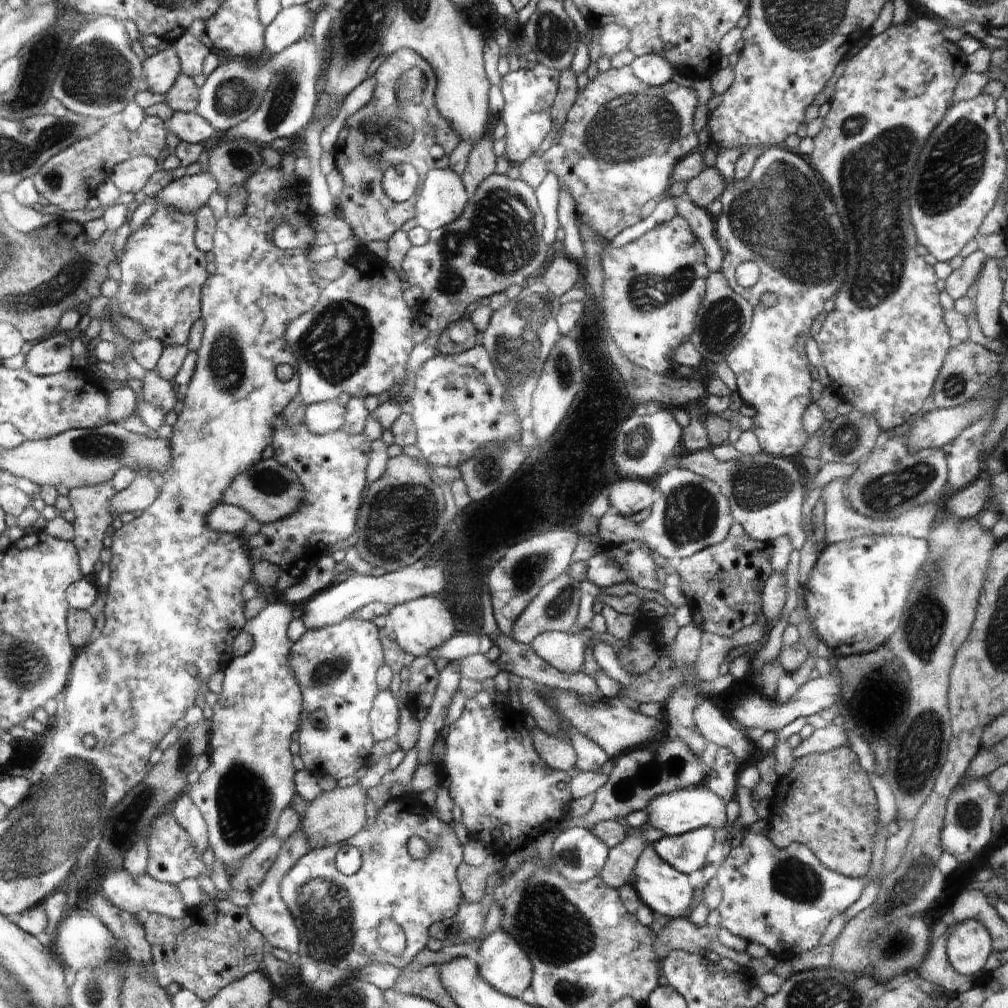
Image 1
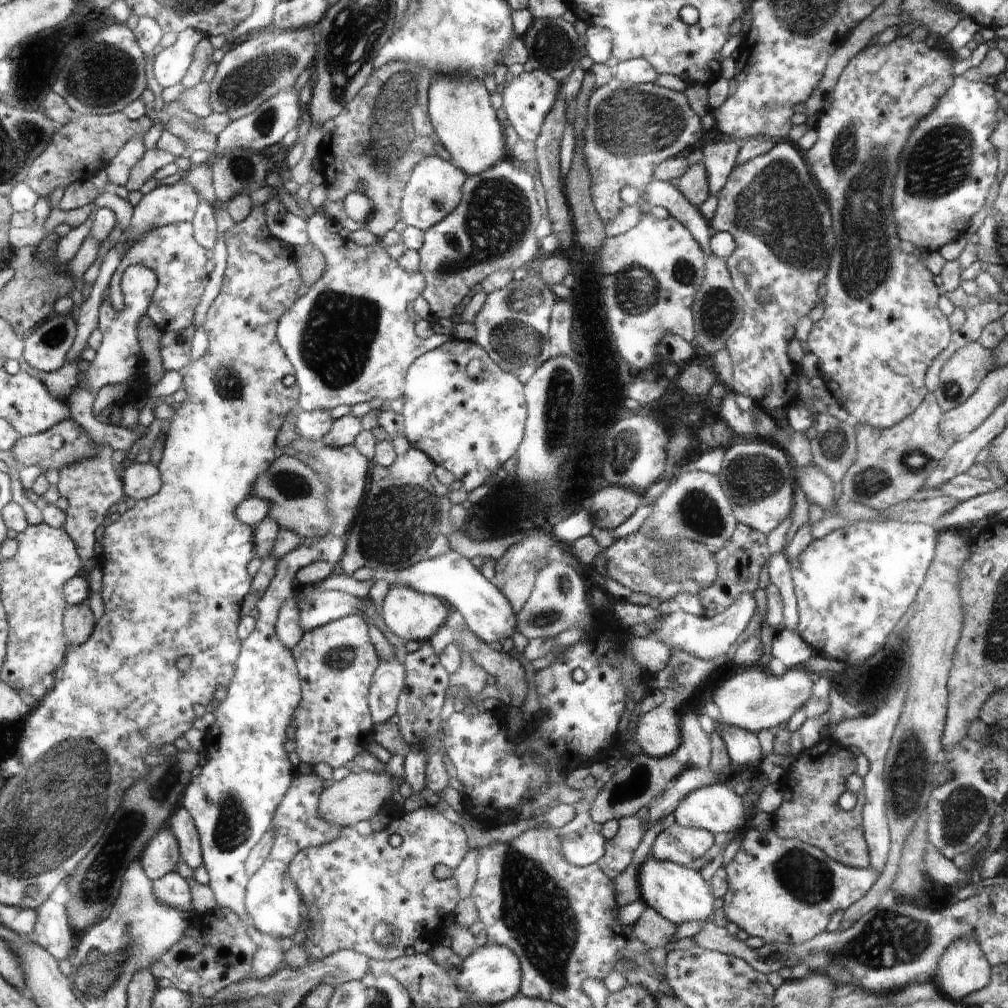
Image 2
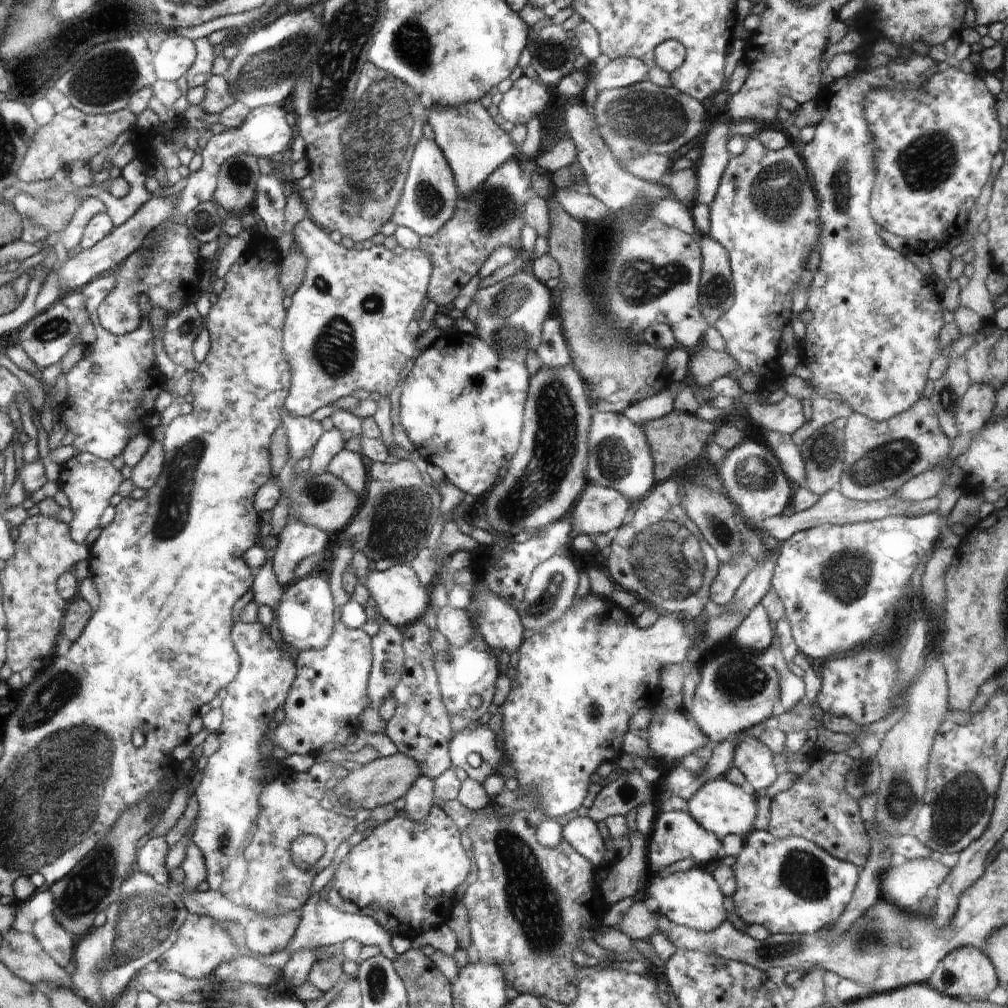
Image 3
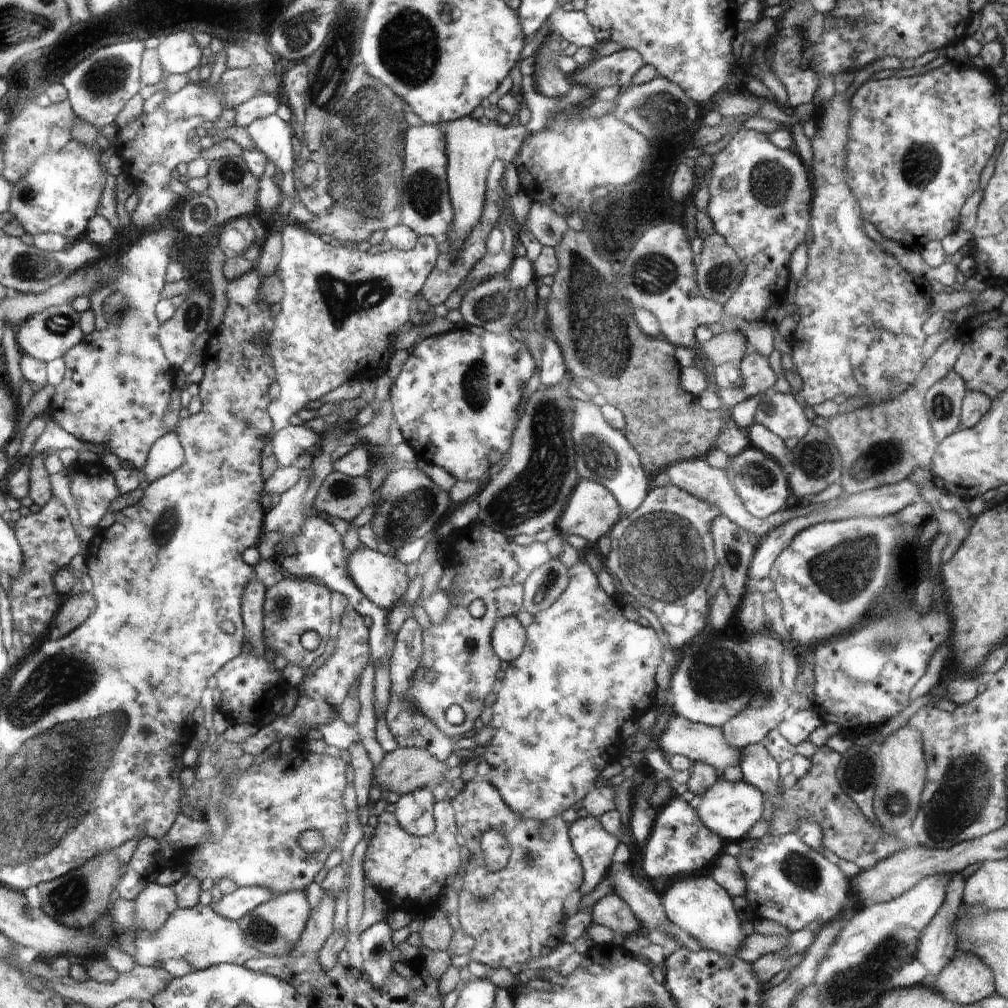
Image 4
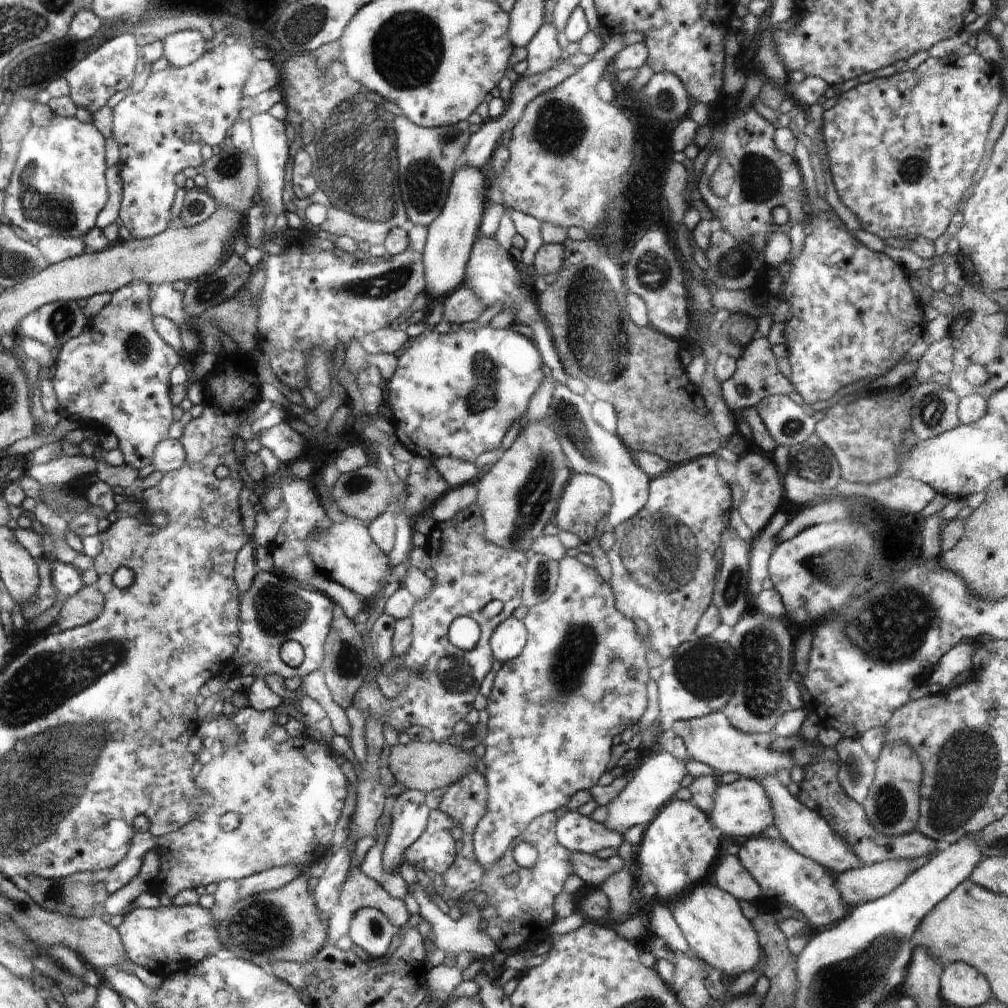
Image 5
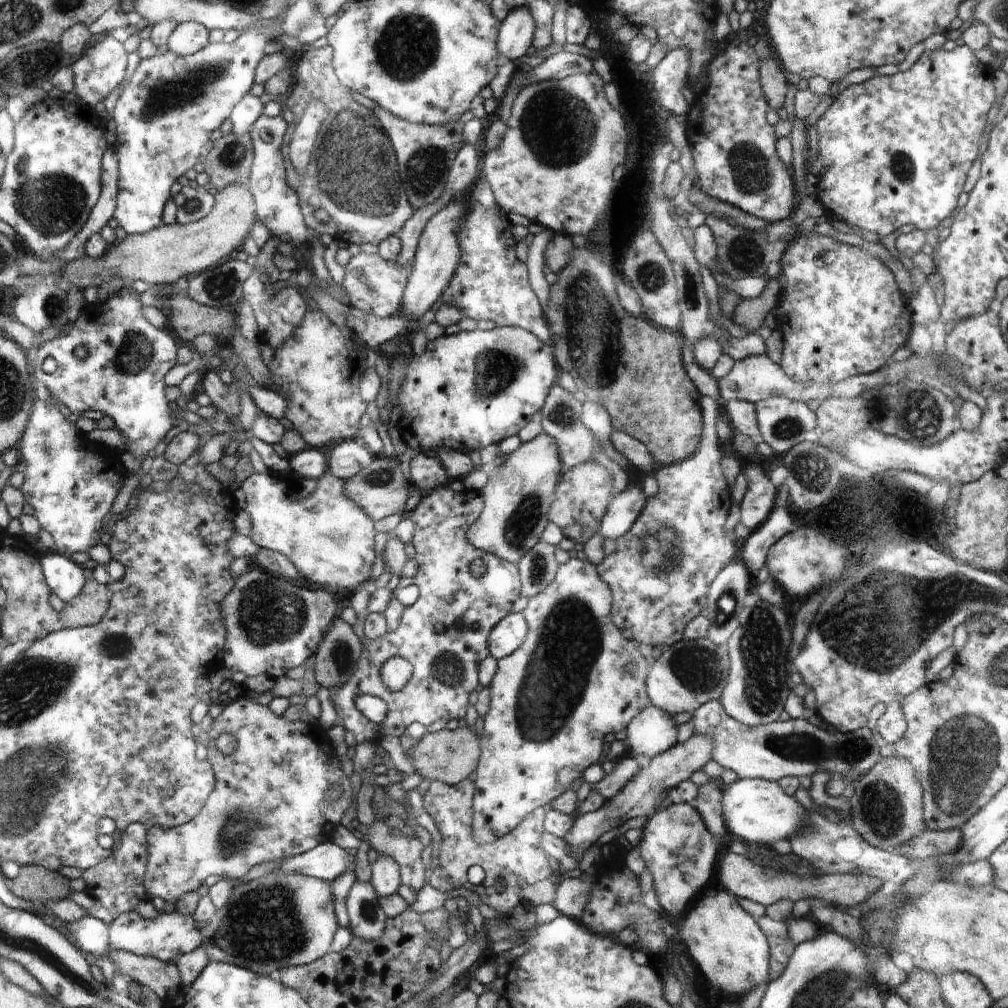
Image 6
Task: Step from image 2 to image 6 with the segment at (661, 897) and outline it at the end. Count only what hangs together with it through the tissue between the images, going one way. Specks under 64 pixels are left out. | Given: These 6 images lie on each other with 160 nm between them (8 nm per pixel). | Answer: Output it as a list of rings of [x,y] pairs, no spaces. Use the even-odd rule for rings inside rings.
[[[723,888],[718,891],[711,889],[702,894],[696,901],[692,909],[681,918],[677,925],[678,936],[683,940],[685,948],[688,948],[688,955],[694,965],[698,968],[702,978],[708,978],[708,984],[716,988],[720,995],[730,994],[730,996],[744,996],[752,992],[752,988],[760,986],[762,982],[769,980],[769,958],[768,944],[764,933],[758,928],[752,916],[748,916],[736,898]]]

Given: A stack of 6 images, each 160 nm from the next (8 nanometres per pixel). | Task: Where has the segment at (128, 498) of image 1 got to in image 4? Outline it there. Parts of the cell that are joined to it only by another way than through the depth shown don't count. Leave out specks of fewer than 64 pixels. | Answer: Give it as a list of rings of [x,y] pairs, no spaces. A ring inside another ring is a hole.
[[[165,434],[152,446],[147,464],[141,470],[145,476],[143,485],[174,472],[184,460],[184,450],[176,434]]]

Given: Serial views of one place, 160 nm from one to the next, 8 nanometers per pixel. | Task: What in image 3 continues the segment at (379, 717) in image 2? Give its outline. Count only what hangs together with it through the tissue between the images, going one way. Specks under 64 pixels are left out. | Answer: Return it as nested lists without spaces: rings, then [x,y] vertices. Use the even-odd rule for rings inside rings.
[[[385,623],[375,637],[371,637],[372,668],[368,693],[371,709],[378,708],[392,695],[404,670],[405,652],[400,628]]]

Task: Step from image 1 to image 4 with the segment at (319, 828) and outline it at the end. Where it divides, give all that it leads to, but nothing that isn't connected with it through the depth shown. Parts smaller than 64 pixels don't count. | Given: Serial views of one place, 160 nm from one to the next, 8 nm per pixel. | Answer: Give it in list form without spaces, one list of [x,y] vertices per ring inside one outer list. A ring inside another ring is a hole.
[[[398,746],[394,751],[386,753],[383,761],[375,768],[373,782],[376,782],[380,789],[396,792],[402,796],[418,789],[426,787],[432,789],[445,784],[448,781],[449,769],[446,761],[438,760],[426,749]]]

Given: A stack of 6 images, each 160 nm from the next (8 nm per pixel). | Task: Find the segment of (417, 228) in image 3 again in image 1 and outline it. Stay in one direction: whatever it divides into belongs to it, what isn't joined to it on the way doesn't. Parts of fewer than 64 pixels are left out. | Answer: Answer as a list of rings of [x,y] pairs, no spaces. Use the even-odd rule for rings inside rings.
[[[432,168],[415,196],[416,222],[432,232],[448,226],[464,213],[470,194],[452,169]]]

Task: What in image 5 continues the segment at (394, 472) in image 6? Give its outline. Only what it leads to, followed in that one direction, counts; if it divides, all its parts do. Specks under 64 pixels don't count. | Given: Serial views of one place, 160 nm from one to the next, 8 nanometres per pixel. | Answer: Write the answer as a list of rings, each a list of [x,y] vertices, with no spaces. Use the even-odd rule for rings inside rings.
[[[370,463],[361,469],[341,473],[332,486],[332,498],[346,516],[368,525],[370,520],[386,513],[392,500],[392,486],[382,470]]]

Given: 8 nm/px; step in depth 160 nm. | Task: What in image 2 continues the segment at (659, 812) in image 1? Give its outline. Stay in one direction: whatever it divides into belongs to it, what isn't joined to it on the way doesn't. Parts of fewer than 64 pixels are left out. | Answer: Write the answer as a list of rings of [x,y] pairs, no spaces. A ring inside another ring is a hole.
[[[712,783],[710,785],[701,786],[698,790],[687,797],[678,804],[676,810],[673,812],[675,822],[683,827],[694,827],[695,829],[702,829],[710,831],[712,834],[720,832],[727,832],[727,837],[736,832],[736,828],[744,822],[746,814],[744,814],[744,804],[742,798],[736,796],[730,788],[726,788],[726,784]]]

